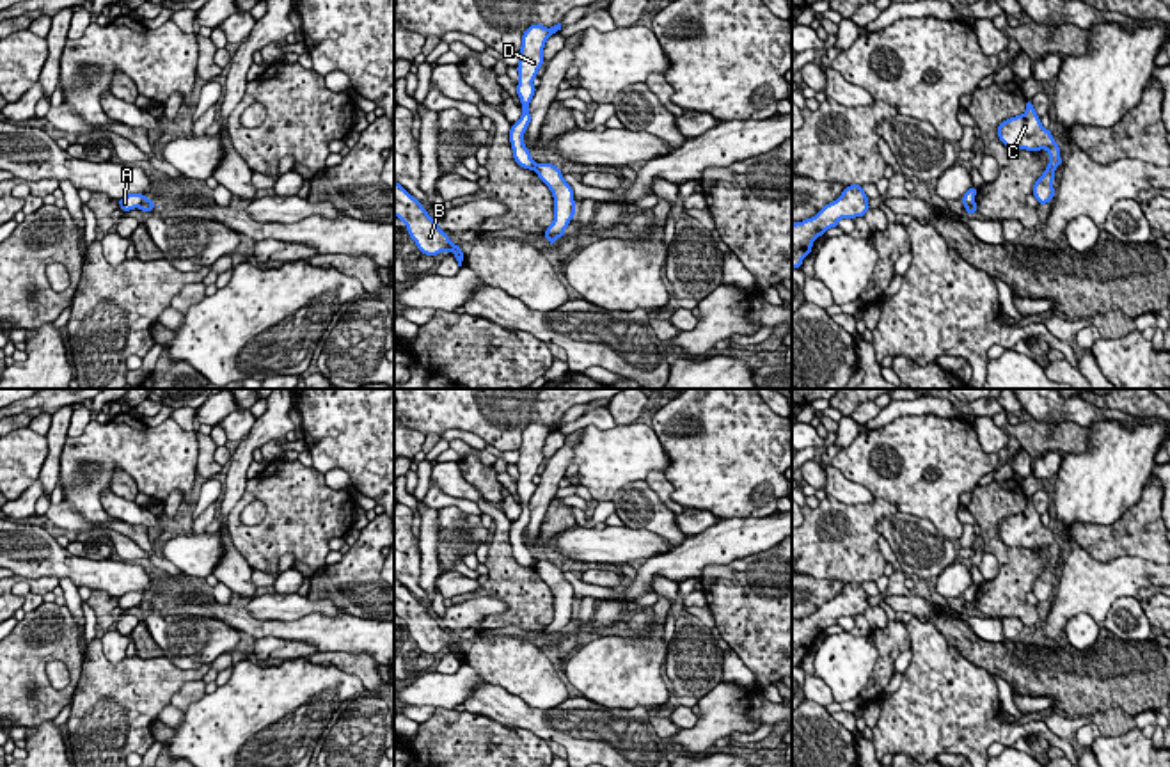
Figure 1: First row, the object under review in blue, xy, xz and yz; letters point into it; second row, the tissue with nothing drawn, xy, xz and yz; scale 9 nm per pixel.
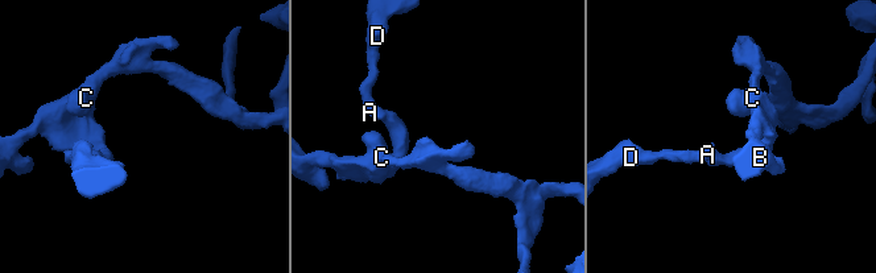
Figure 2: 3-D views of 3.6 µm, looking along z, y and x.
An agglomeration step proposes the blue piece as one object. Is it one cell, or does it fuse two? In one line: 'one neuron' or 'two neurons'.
two neurons

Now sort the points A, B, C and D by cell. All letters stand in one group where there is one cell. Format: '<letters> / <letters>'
A D / B C

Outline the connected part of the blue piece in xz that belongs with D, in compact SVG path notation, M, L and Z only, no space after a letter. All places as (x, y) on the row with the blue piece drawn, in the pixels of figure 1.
M563 21L556 23L550 28L545 28L542 23L531 25L522 34L520 60L517 66L518 85L517 94L522 103L520 119L511 124L510 142L513 149L513 158L522 169L536 170L538 163L531 158L529 149L524 146L524 133L531 123L529 103L536 92L533 80L538 76L538 69L543 64L543 48L547 39L563 28Z

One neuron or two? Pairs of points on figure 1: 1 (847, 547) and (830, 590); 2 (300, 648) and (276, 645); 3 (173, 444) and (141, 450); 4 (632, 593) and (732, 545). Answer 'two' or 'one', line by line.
1: two
2: one
3: one
4: one

